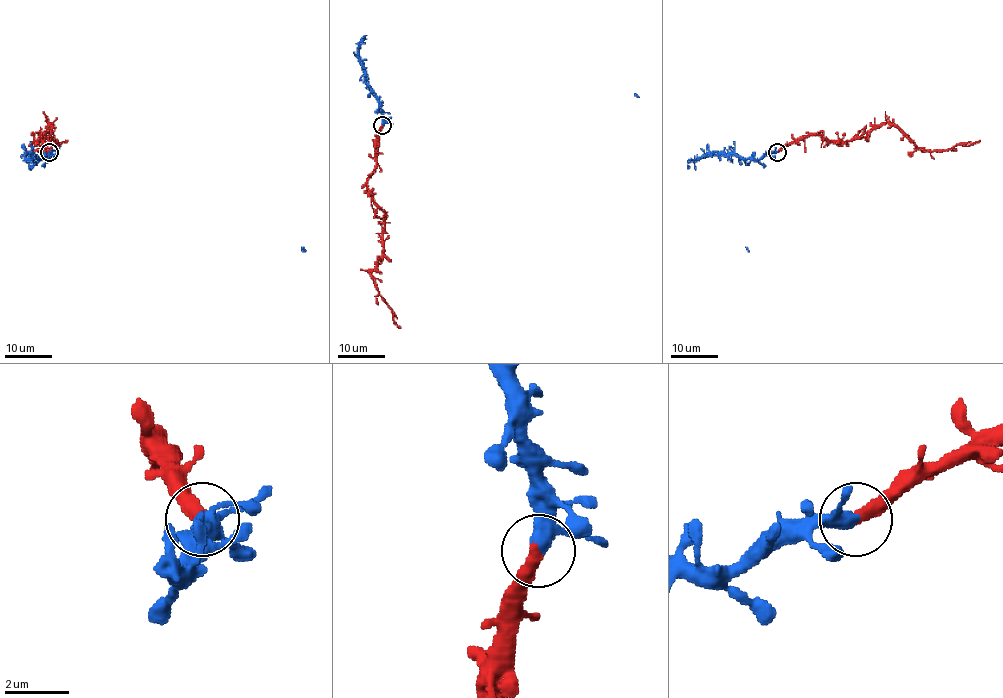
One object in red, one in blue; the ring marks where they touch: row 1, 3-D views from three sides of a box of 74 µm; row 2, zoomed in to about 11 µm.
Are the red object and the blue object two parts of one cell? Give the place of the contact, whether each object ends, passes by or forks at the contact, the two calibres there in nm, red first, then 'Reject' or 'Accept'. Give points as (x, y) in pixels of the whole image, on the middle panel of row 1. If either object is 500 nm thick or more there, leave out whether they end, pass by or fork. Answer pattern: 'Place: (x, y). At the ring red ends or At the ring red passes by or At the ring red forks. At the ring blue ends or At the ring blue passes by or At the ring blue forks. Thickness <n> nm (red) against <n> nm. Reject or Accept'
Place: (382, 125). At the ring red ends. At the ring blue passes by. Thickness 420 nm (red) against 360 nm. Accept

